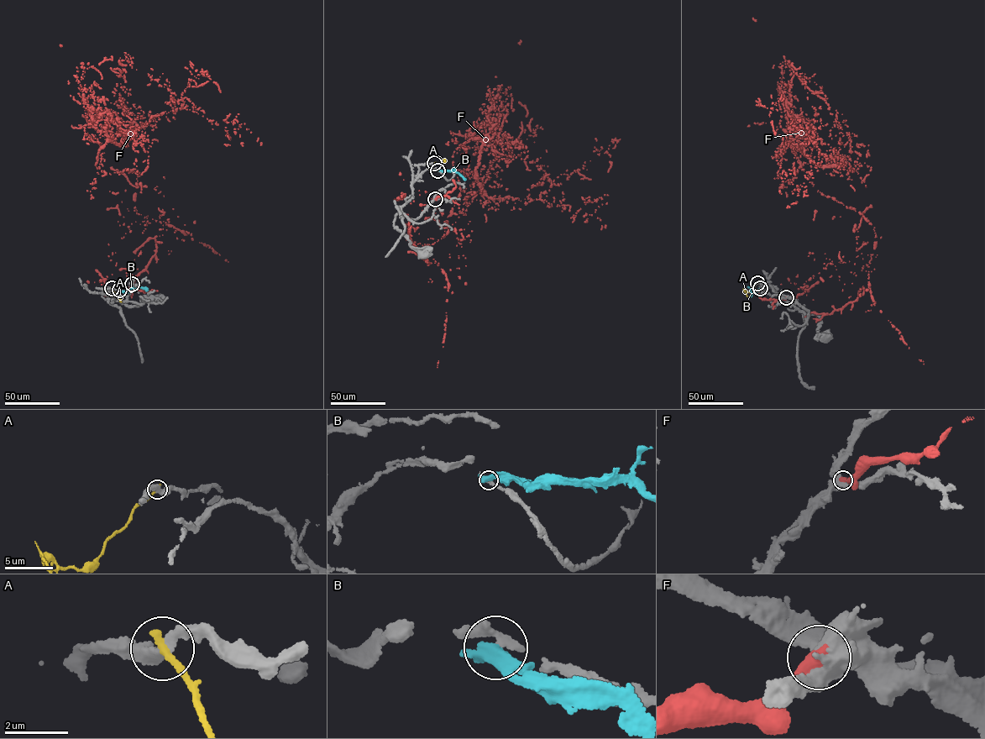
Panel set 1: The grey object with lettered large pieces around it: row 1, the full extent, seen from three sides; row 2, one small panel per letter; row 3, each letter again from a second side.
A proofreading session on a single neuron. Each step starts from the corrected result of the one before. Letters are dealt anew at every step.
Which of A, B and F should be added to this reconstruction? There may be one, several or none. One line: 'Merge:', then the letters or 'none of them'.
Merge: none of them

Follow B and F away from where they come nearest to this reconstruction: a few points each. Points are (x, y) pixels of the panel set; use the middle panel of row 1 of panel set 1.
B: (437, 170), (453, 170), (463, 180)
F: (435, 199), (408, 228), (427, 264), (472, 138), (489, 198), (539, 199), (605, 152), (608, 171)

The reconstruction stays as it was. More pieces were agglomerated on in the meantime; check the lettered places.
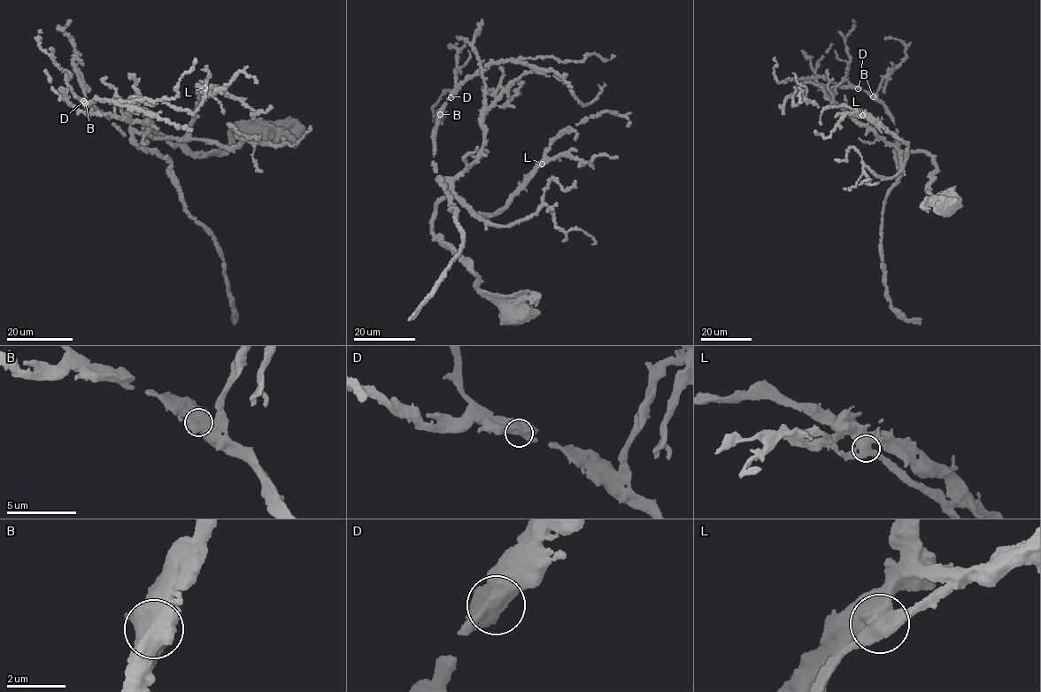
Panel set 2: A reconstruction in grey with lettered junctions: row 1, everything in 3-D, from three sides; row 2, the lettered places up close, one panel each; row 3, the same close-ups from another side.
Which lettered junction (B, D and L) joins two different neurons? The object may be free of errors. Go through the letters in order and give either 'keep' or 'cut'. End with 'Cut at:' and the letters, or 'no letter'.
B: keep
D: keep
L: cut
Cut at: L

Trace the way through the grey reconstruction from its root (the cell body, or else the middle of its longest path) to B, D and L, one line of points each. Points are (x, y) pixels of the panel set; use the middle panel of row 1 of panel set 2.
B: (513, 317), (432, 229), (450, 181), (476, 159), (487, 108), (504, 89), (499, 65), (459, 86), (440, 114)
D: (513, 317), (432, 229), (450, 181), (476, 159), (487, 108), (504, 89), (499, 65), (451, 97)
L: (513, 317), (479, 289), (432, 223), (436, 203), (451, 196), (474, 215), (498, 211), (542, 165)

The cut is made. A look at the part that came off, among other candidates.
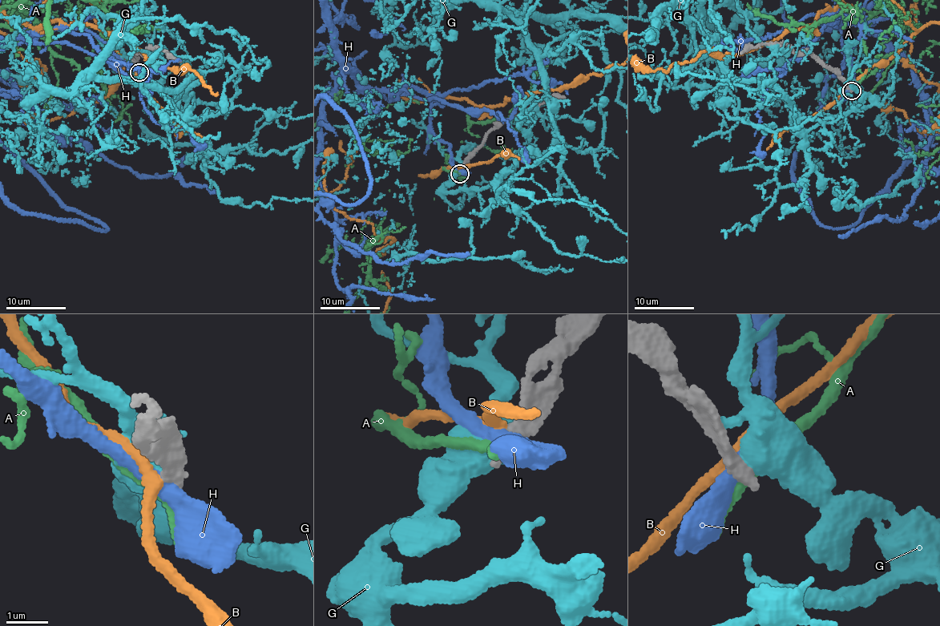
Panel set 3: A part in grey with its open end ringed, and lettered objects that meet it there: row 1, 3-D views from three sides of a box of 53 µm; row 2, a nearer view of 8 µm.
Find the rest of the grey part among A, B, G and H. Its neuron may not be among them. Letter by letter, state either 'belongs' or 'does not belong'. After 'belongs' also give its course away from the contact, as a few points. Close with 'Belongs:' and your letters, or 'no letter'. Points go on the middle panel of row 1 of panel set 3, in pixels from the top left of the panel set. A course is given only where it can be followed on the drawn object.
A: does not belong
B: does not belong
G: does not belong
H: does not belong
Belongs: no letter

